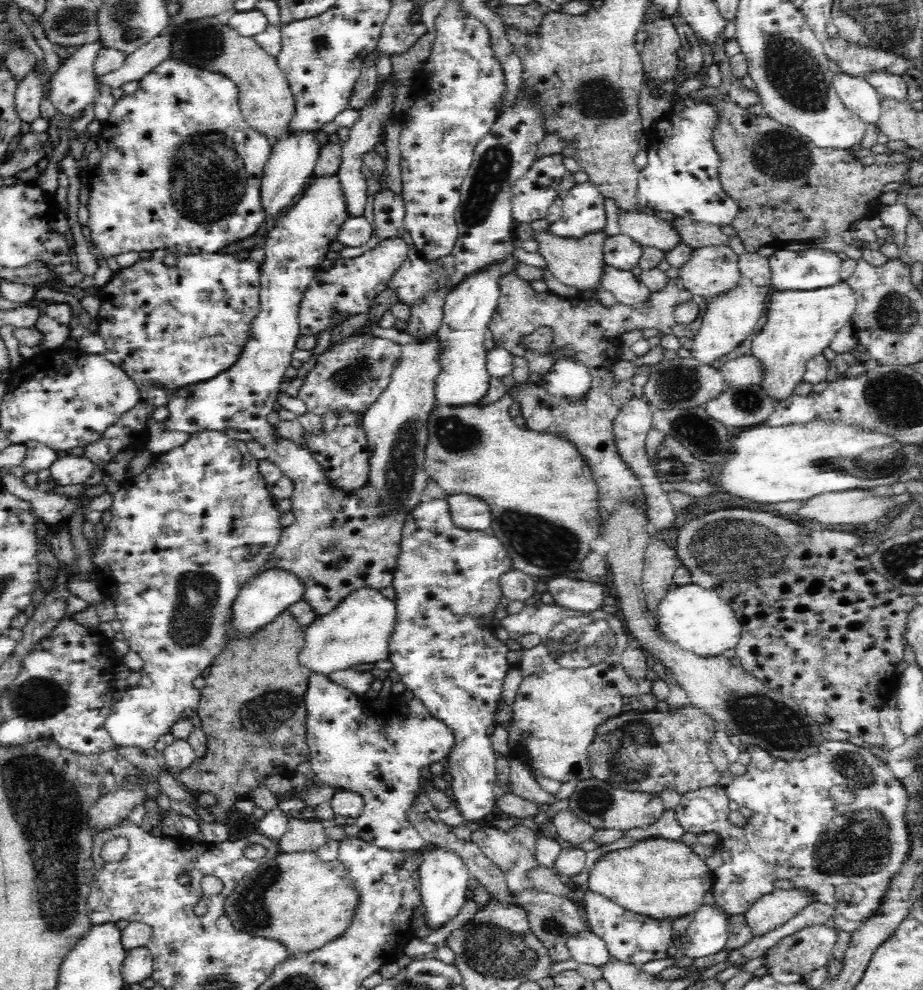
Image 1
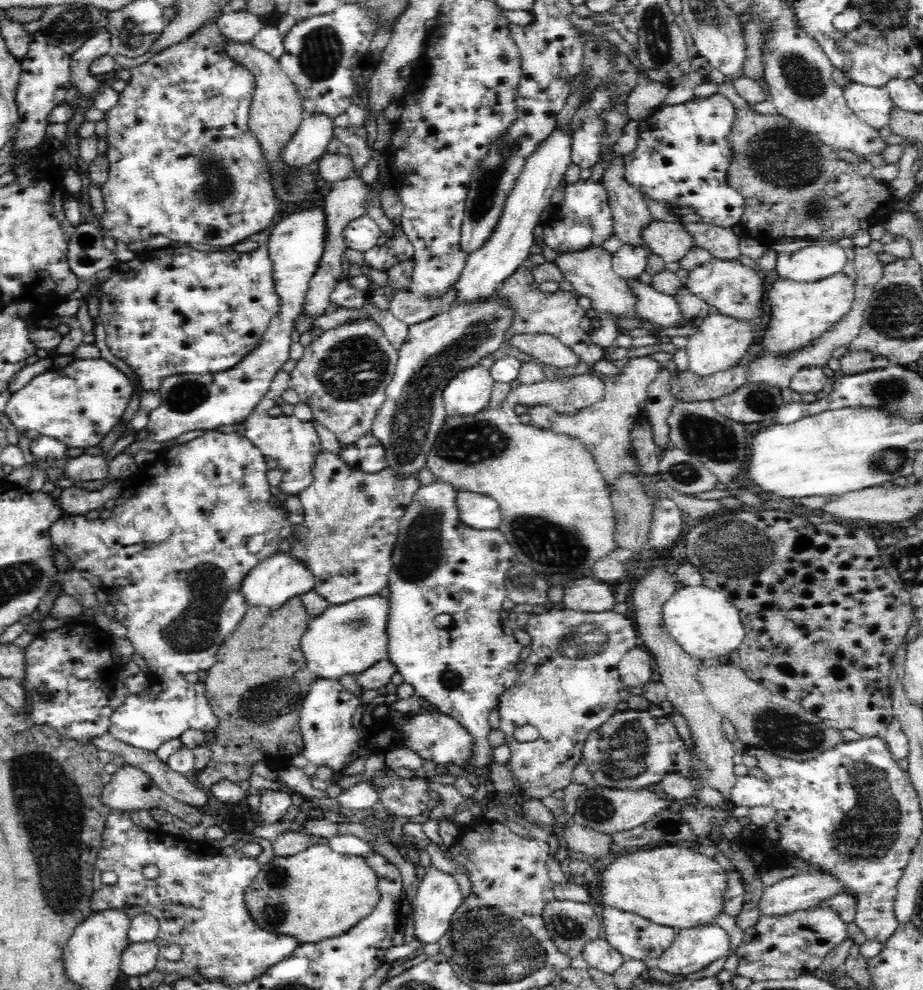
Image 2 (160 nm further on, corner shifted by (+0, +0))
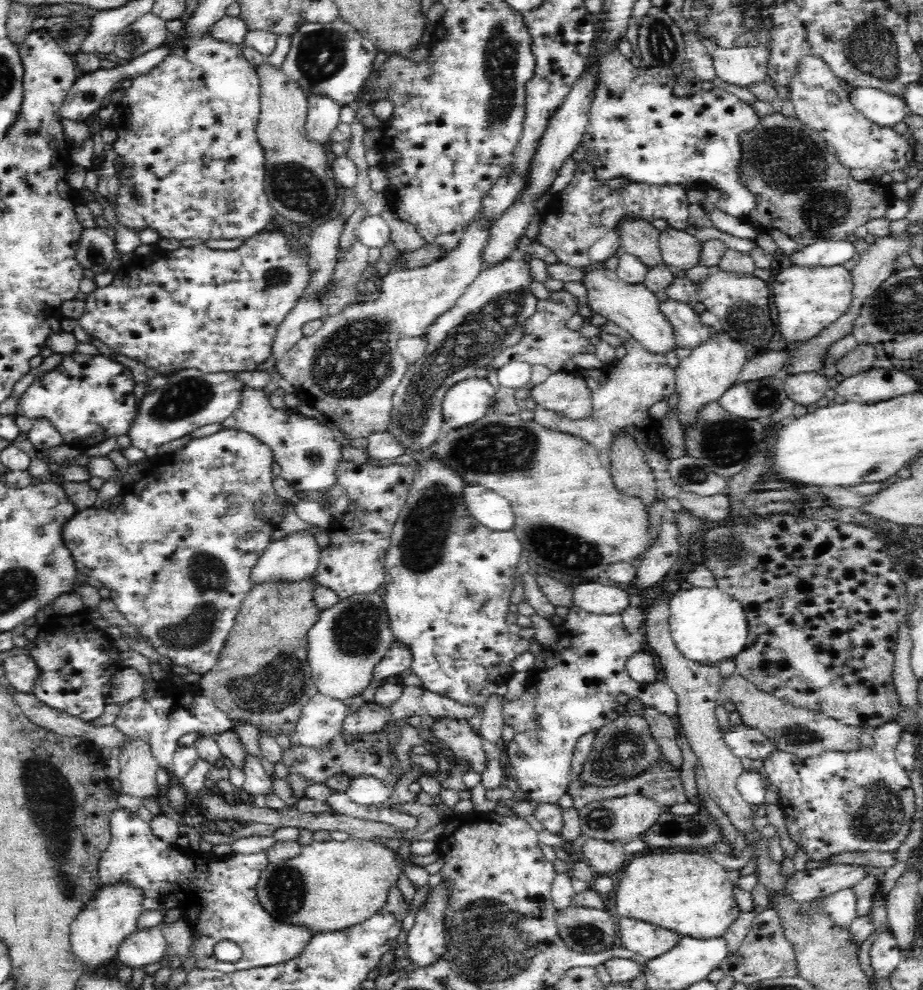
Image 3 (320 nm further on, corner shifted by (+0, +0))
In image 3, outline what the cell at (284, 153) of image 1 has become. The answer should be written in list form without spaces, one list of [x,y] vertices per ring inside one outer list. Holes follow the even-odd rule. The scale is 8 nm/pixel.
[[[308,96],[306,124],[303,125],[307,142],[322,144],[331,139],[332,132],[341,121],[342,107],[324,97]]]

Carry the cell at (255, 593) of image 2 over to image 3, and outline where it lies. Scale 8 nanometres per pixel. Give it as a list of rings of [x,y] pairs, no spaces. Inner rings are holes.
[[[307,529],[275,540],[266,547],[266,550],[259,556],[257,564],[252,568],[252,586],[289,585],[301,583],[302,580],[314,581],[319,566],[319,547],[316,537]]]

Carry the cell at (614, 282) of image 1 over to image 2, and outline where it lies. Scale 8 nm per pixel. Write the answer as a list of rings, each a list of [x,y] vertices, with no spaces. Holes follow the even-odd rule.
[[[626,280],[636,295],[636,311],[643,319],[662,328],[674,328],[682,322],[682,311],[676,297],[658,292],[640,280]]]

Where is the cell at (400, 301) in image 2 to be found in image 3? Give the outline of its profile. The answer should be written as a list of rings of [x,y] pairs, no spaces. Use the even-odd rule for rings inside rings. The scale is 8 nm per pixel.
[[[472,221],[460,246],[444,258],[436,258],[425,267],[390,271],[382,280],[382,289],[376,300],[354,302],[345,306],[336,316],[325,316],[322,326],[315,333],[303,335],[284,356],[276,360],[275,367],[282,379],[296,387],[296,395],[308,406],[314,406],[328,420],[336,422],[346,439],[366,438],[374,433],[382,433],[390,421],[391,397],[407,370],[406,357],[402,356],[397,345],[398,338],[423,337],[423,330],[452,308],[458,297],[474,282],[481,271],[479,252],[486,244],[492,223],[485,226]]]

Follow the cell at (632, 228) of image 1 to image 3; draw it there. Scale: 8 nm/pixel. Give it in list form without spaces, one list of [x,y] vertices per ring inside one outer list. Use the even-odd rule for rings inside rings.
[[[667,228],[659,237],[659,244],[666,265],[685,271],[700,265],[703,242],[688,232]]]

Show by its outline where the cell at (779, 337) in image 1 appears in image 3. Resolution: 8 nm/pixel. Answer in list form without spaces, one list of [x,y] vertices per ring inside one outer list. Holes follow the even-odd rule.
[[[843,265],[833,267],[788,267],[774,275],[772,298],[780,312],[780,334],[788,342],[809,341],[836,322],[852,300],[854,281],[851,271]]]

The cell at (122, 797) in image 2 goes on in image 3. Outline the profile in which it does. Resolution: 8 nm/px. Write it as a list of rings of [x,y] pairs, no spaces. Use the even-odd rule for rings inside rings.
[[[126,737],[124,744],[121,746],[119,763],[122,772],[120,772],[120,778],[116,780],[120,780],[120,784],[122,784],[122,788],[120,788],[122,794],[130,794],[130,796],[138,796],[138,798],[156,798],[160,794],[156,780],[159,764],[150,751],[148,741]]]

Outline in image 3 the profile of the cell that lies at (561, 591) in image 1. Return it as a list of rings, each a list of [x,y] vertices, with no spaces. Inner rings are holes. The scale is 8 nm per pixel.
[[[596,580],[587,581],[574,589],[573,606],[590,614],[620,614],[630,606],[630,594],[618,586],[606,586]]]

